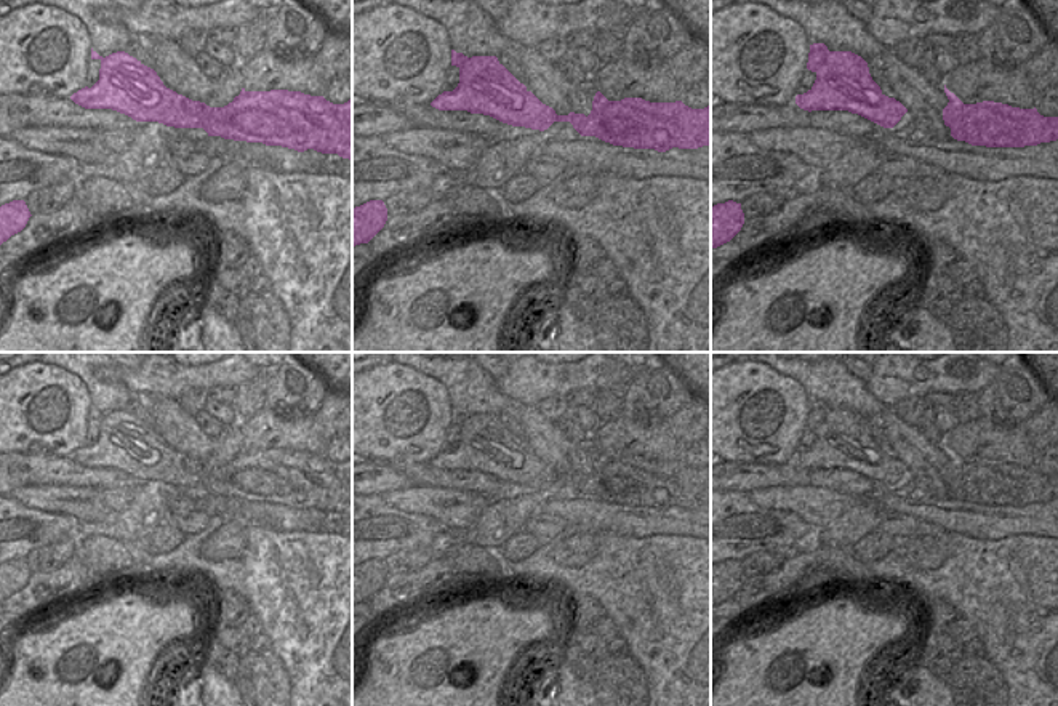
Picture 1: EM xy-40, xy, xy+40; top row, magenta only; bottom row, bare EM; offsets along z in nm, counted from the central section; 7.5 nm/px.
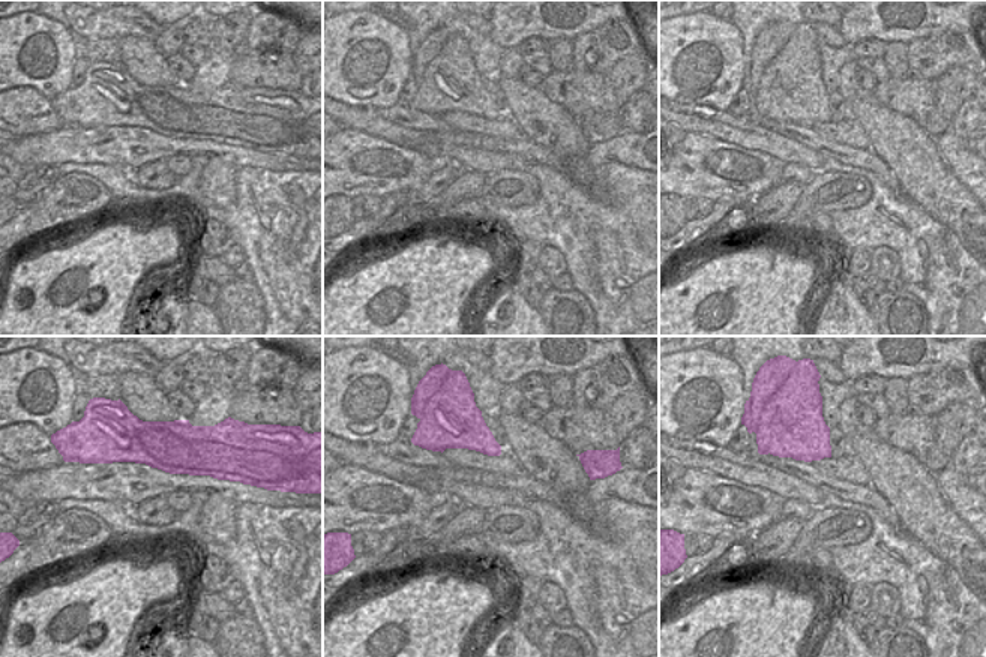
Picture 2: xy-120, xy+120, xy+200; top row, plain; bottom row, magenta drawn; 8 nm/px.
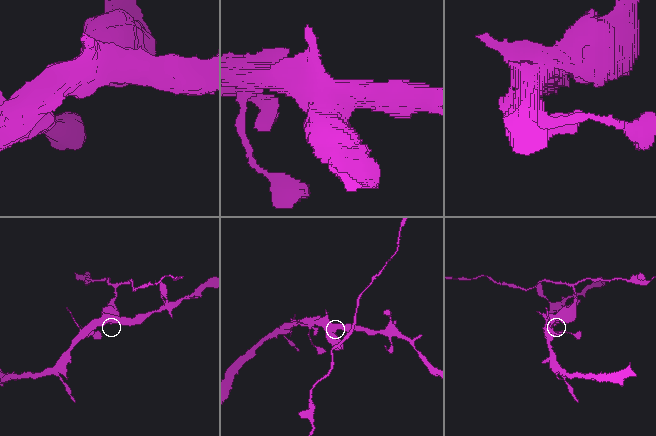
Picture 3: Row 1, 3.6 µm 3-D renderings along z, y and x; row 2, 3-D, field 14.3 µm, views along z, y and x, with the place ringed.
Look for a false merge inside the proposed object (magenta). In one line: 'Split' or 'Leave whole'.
Split.

